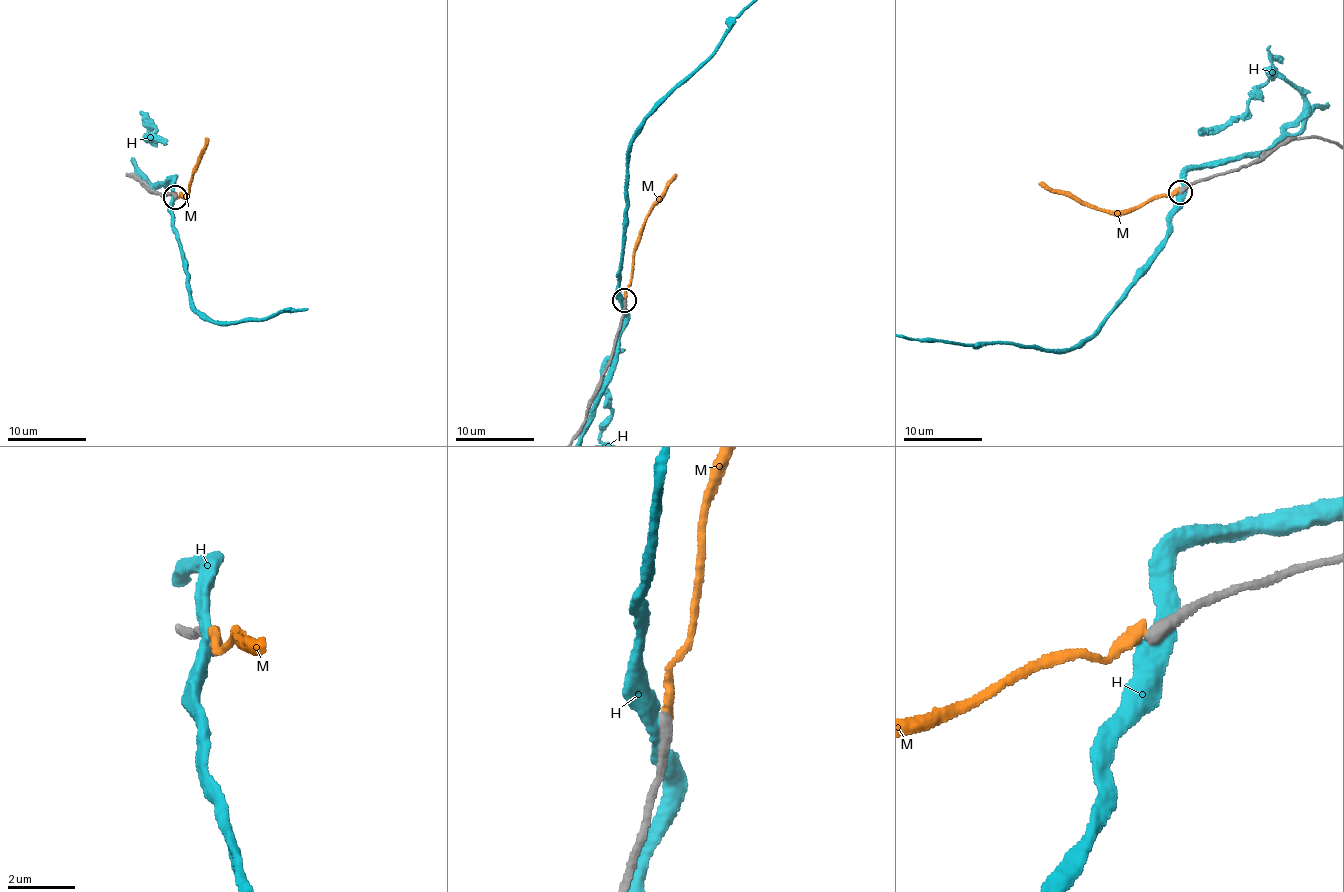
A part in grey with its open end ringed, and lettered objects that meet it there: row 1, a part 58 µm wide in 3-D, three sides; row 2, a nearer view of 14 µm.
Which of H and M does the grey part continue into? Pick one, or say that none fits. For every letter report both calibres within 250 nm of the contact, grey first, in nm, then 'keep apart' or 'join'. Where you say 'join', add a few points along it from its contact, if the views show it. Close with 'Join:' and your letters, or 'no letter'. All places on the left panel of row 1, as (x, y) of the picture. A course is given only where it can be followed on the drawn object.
H: calibres 440 and 400 nm; keep apart
M: calibres 400 and 380 nm; keep apart
Join: no letter

